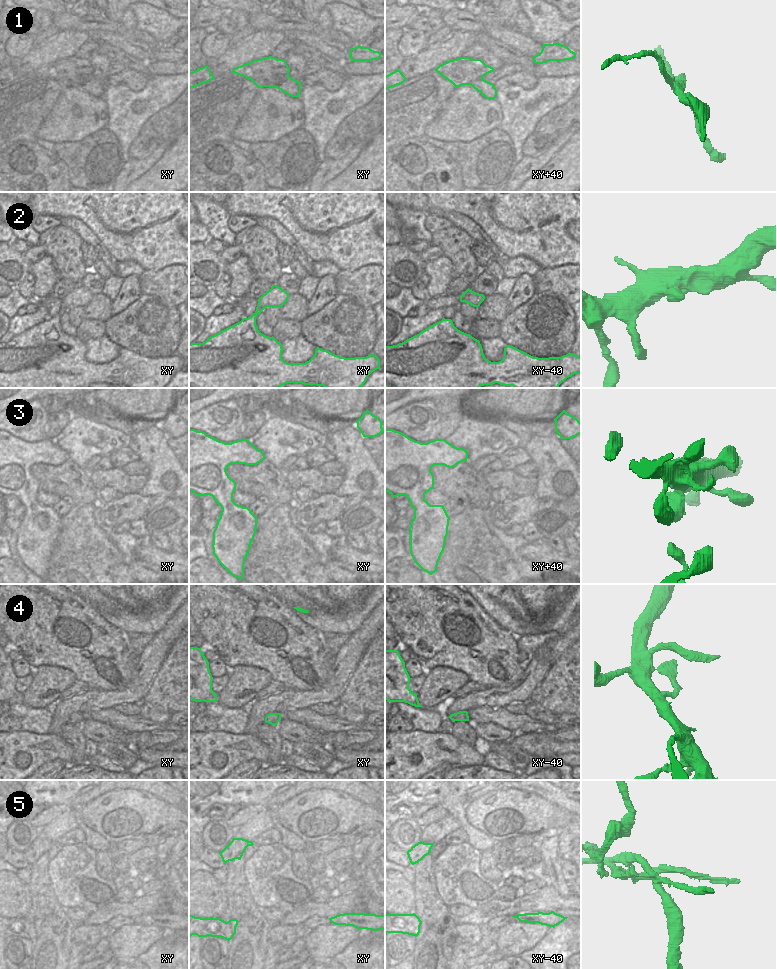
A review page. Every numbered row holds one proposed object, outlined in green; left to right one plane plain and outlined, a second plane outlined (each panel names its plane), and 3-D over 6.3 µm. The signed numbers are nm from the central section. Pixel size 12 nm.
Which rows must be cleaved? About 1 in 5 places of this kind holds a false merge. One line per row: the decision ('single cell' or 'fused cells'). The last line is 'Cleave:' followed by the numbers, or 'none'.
1: fused cells
2: single cell
3: single cell
4: single cell
5: fused cells
Cleave: 1, 5

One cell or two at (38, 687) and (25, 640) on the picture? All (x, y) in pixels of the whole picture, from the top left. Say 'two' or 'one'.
two

